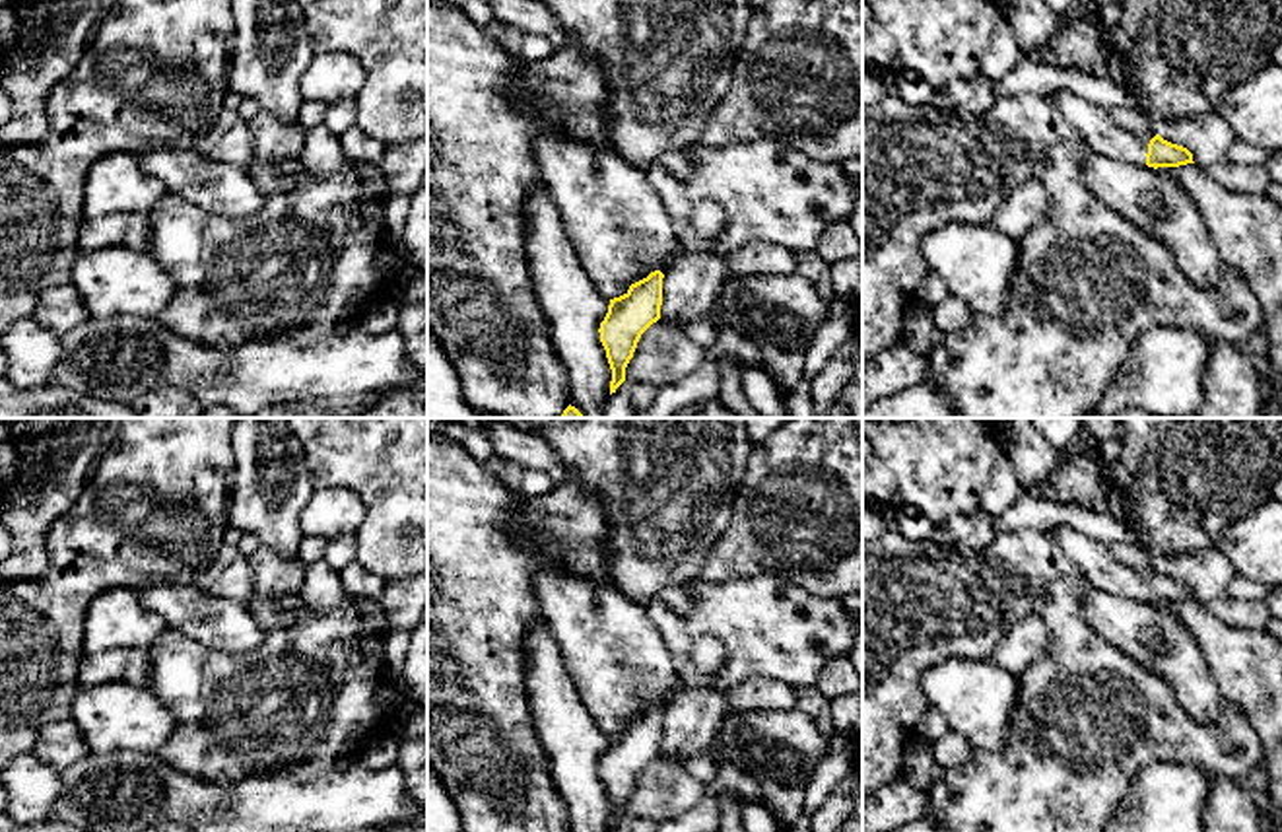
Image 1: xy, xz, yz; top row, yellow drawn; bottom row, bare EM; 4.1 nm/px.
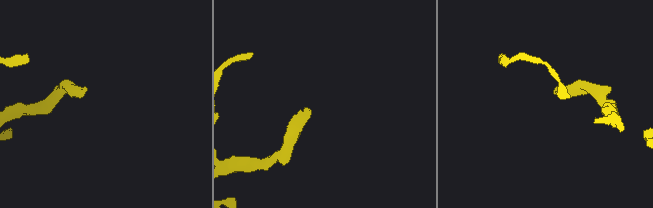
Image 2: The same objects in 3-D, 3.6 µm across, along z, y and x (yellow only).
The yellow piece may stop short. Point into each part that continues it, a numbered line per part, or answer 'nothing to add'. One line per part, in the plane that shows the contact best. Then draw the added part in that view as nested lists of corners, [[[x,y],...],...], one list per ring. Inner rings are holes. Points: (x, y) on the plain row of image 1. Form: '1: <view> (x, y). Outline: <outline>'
1: yz (1088, 554). Outline: [[[1055,527],[1051,531],[1072,564],[1080,570],[1086,585],[1115,597],[1146,601],[1152,573],[1140,573],[1117,564],[1107,544],[1070,527]]]

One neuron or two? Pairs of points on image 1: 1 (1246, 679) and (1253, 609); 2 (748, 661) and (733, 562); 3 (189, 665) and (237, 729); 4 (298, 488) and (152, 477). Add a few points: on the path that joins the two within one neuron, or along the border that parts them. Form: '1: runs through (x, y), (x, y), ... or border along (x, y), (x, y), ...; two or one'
1: border along (1209, 611), (1228, 624), (1261, 630); two
2: border along (781, 576), (748, 574), (696, 580); two
3: runs through (197, 681), (230, 714); one
4: border along (232, 438), (234, 486), (226, 523); two

